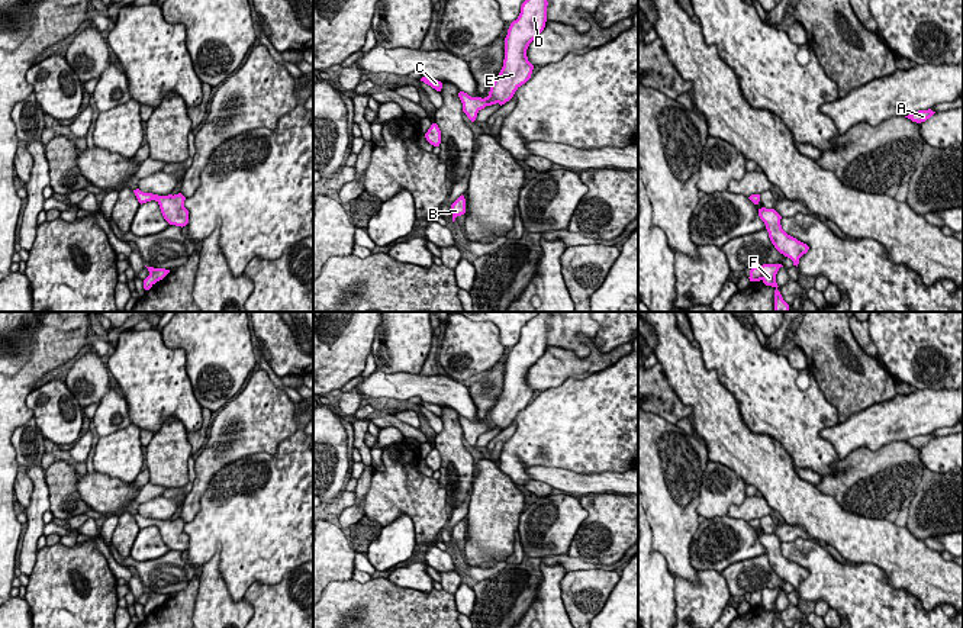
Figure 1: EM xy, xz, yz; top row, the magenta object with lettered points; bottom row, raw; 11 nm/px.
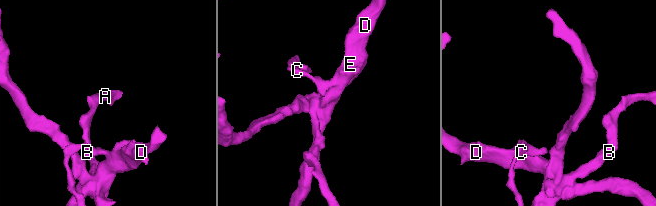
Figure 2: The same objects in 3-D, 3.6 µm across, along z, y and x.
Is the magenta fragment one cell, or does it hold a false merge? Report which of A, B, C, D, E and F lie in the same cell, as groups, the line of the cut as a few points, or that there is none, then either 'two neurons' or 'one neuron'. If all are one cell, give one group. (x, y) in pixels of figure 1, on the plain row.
A B C F / D E; cut in yz along (760, 591), (762, 604); two neurons

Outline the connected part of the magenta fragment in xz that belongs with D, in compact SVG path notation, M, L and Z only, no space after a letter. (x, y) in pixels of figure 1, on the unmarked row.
M540 312L522 328L521 338L505 363L503 392L482 429L505 429L531 403L534 390L528 386L526 374L545 352L550 315L551 312Z

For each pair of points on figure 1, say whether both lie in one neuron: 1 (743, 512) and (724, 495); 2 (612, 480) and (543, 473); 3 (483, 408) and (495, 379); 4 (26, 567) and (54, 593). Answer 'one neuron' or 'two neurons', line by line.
1: two neurons
2: one neuron
3: one neuron
4: two neurons

